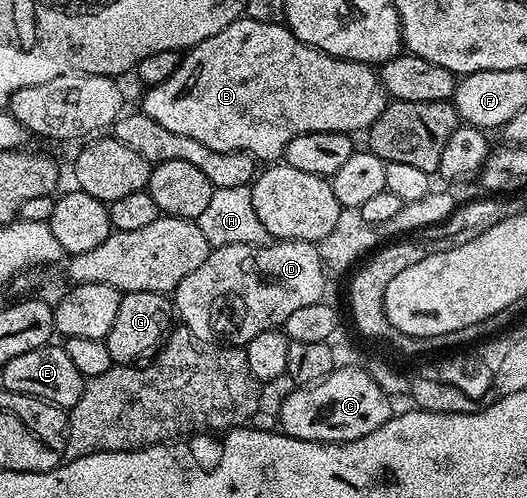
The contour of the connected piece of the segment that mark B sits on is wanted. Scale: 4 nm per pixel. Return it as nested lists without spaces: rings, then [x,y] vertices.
[[[246,16],[236,18],[221,28],[221,32],[190,47],[180,57],[173,76],[150,87],[146,93],[142,113],[147,114],[149,120],[157,120],[161,128],[169,128],[169,132],[177,132],[177,136],[193,136],[193,140],[217,152],[240,150],[263,164],[282,159],[285,144],[289,144],[293,136],[301,136],[305,132],[336,130],[351,134],[355,130],[366,131],[373,120],[385,112],[389,101],[378,73],[368,63],[322,54],[297,40],[295,33],[286,25],[261,24],[261,20]]]

